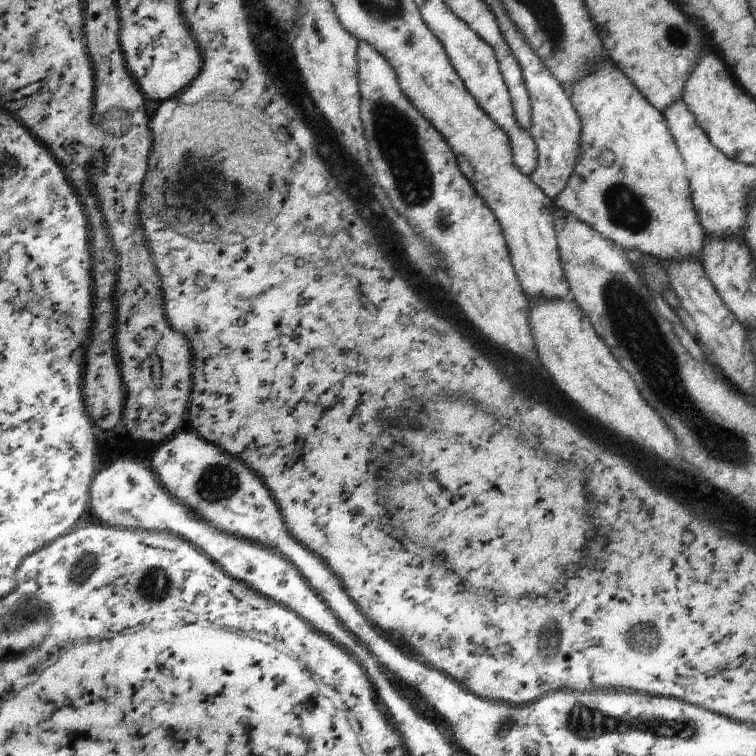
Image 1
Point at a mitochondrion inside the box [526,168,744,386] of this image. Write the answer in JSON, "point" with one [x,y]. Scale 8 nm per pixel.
{"point":[625,208]}

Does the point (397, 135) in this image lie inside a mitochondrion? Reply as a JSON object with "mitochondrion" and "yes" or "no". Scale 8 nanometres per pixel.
{"mitochondrion":"yes"}

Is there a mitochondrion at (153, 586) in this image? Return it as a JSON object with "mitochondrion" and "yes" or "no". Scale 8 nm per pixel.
{"mitochondrion":"yes"}

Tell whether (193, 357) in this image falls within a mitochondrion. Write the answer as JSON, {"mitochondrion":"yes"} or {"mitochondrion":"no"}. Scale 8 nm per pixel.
{"mitochondrion":"no"}

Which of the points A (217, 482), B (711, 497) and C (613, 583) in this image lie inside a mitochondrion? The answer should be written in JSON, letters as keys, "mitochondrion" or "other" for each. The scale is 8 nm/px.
{"A":"mitochondrion","B":"other","C":"other"}

